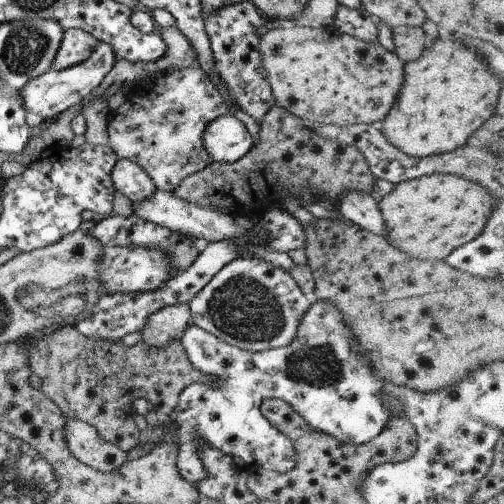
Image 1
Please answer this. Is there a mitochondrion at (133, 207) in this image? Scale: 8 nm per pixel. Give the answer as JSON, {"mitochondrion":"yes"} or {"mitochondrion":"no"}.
{"mitochondrion":"no"}

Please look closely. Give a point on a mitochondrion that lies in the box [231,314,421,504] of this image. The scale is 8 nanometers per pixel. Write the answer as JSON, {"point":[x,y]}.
{"point":[317,365]}

